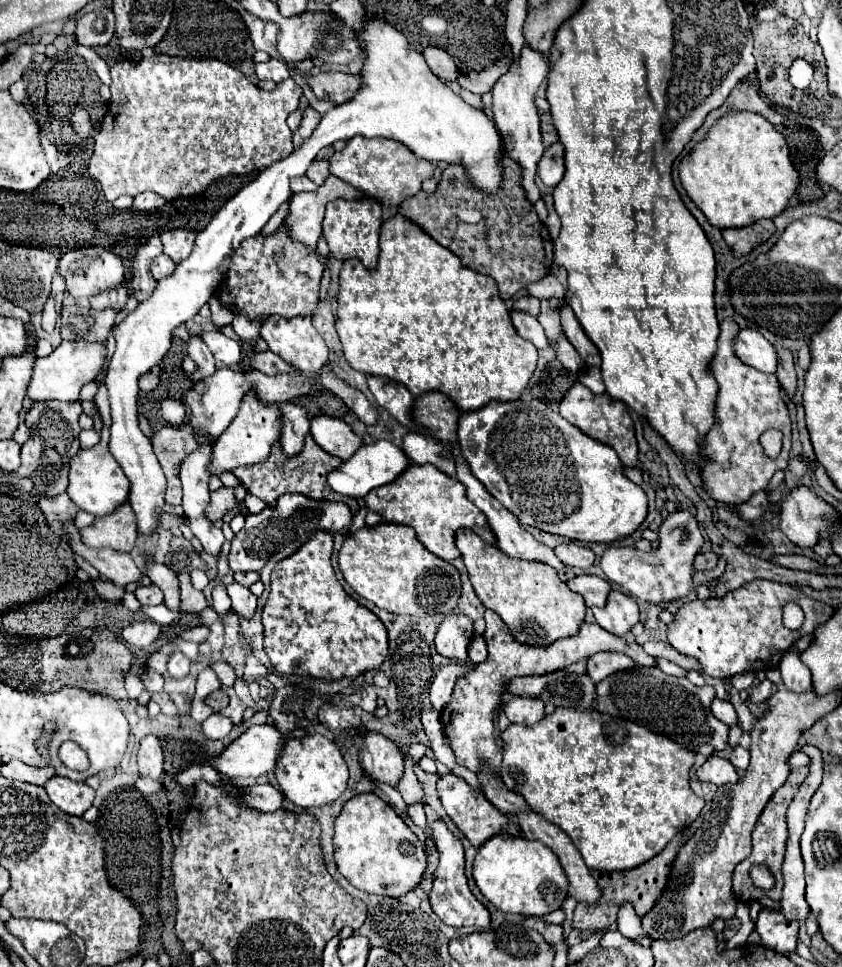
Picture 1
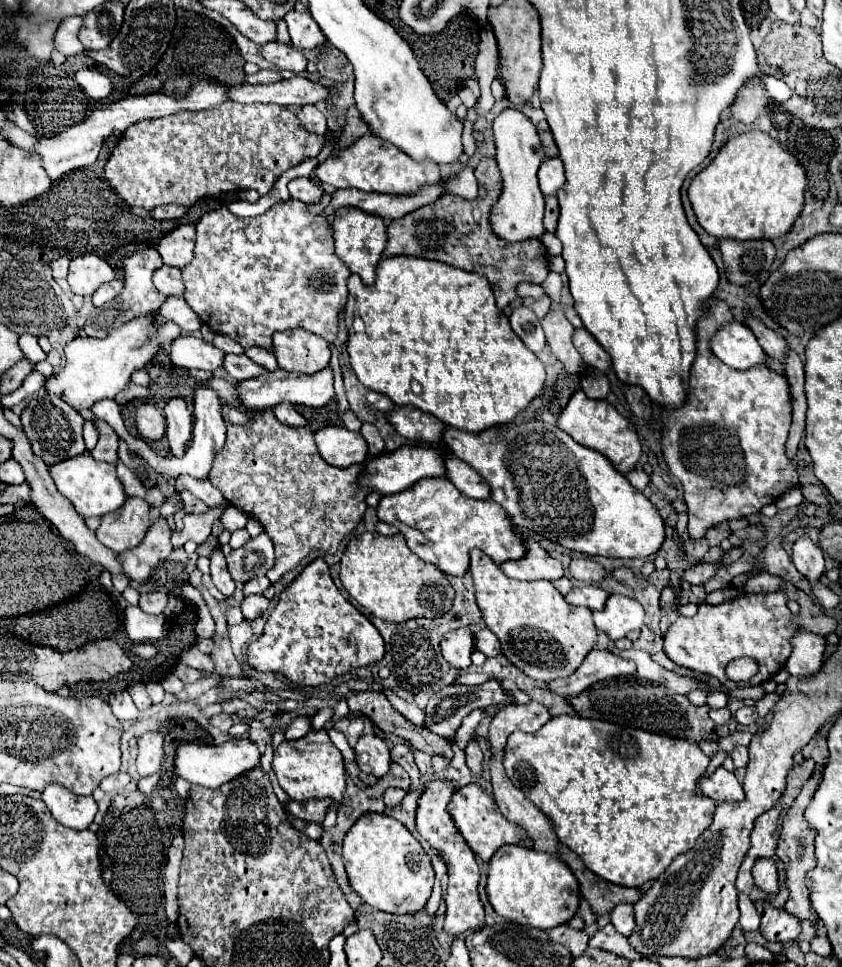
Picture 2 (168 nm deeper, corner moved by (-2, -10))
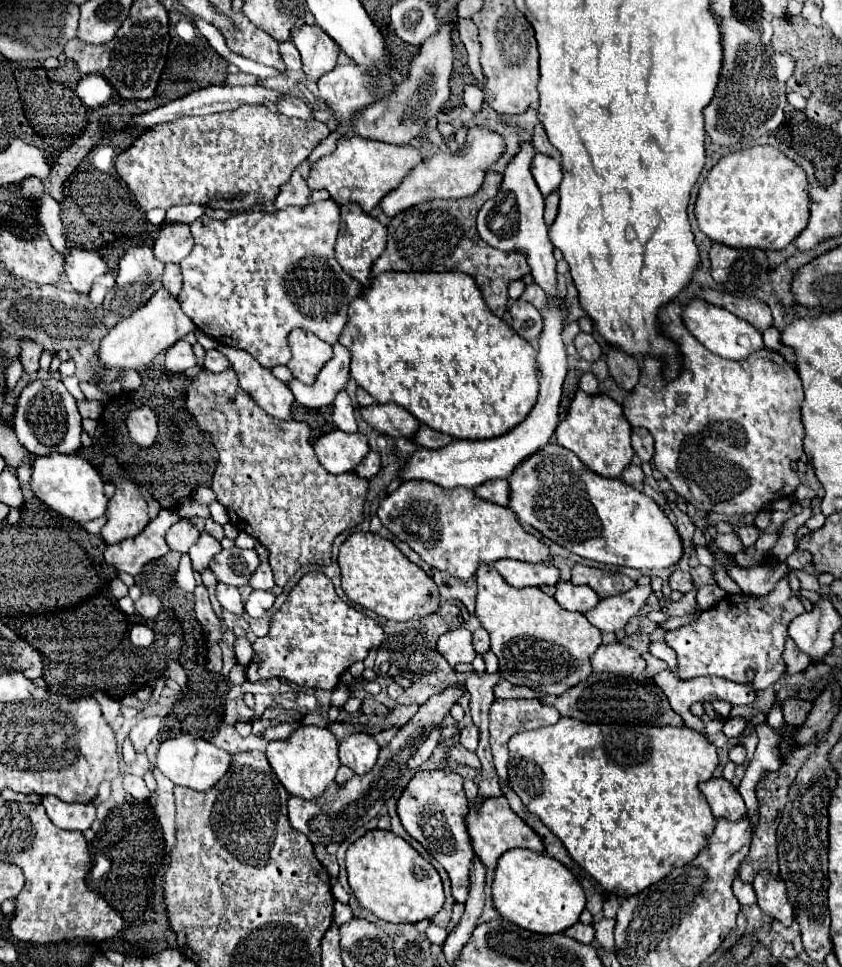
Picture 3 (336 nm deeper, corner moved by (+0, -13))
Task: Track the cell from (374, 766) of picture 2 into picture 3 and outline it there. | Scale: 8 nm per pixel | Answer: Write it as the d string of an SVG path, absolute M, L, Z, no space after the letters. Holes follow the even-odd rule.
M359 732L339 742L339 760L355 774L367 774L377 762L379 746L373 736Z

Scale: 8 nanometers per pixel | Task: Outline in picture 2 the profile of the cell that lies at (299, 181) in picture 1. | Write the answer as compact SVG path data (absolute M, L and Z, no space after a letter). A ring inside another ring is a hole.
M299 177L299 179L293 179L289 183L289 193L291 193L293 199L299 199L303 203L319 203L323 189L313 185L309 181L309 177Z

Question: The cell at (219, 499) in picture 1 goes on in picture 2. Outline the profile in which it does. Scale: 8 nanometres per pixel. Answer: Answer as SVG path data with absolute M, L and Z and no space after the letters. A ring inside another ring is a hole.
M209 507L205 513L187 513L185 515L185 525L181 531L173 531L173 547L183 547L183 543L187 541L195 541L195 543L203 543L209 535L211 535L211 527L215 521L219 521L223 517L225 507Z

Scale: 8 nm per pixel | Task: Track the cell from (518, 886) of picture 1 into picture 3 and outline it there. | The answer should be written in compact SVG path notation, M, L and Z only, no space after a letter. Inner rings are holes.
M523 848L509 850L499 858L491 896L497 912L503 918L525 930L541 934L565 932L569 926L579 922L579 916L585 908L583 888L569 868L547 854Z

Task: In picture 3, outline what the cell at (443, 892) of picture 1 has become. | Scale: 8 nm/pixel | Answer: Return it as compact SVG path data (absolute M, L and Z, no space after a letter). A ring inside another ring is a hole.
M421 770L415 774L397 800L397 814L411 838L415 838L449 874L451 890L457 902L465 902L469 894L469 866L473 846L465 826L469 802L463 790L463 778L453 770Z

